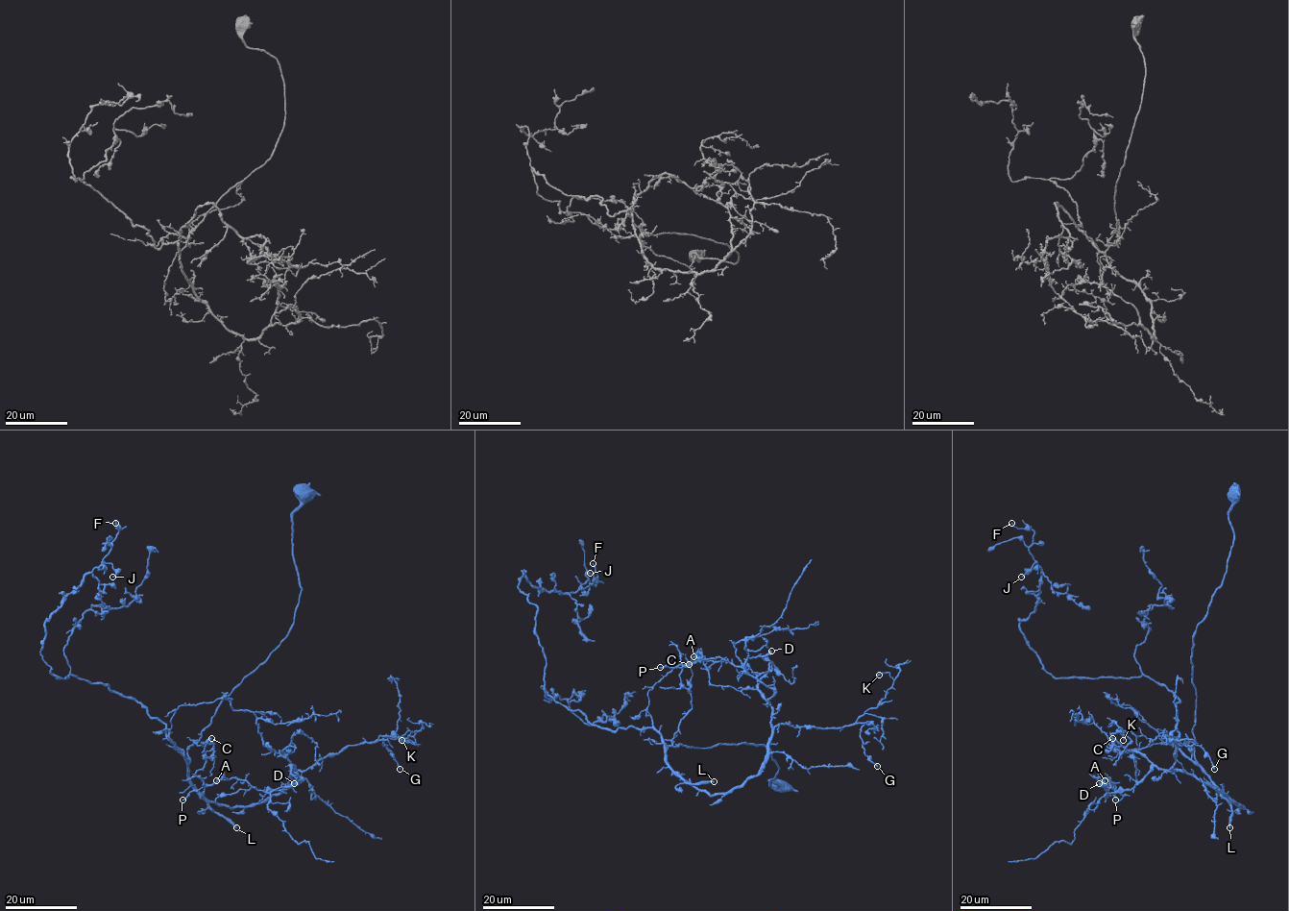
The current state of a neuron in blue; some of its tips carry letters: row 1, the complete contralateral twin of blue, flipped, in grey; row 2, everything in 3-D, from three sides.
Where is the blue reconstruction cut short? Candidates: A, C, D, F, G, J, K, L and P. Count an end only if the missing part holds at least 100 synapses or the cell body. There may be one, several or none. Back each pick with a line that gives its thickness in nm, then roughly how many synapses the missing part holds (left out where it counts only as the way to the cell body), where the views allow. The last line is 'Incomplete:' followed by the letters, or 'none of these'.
L: calibre 240 nm; 500 synapses
Incomplete: L

